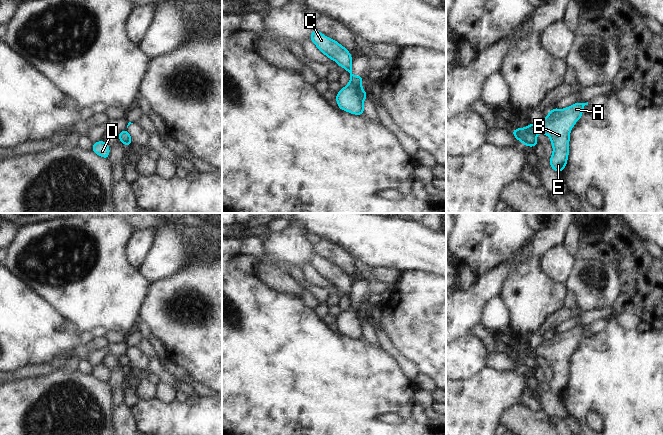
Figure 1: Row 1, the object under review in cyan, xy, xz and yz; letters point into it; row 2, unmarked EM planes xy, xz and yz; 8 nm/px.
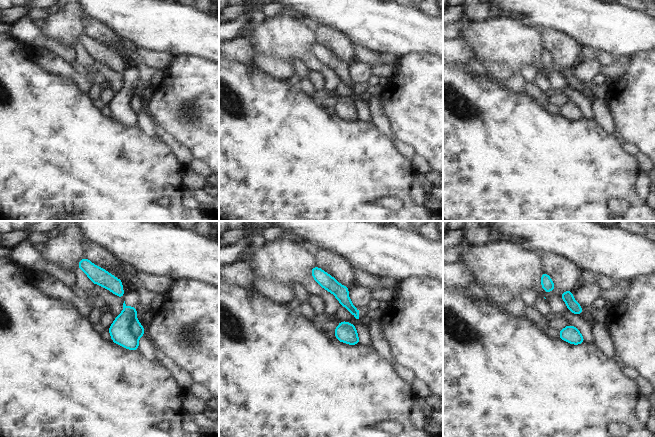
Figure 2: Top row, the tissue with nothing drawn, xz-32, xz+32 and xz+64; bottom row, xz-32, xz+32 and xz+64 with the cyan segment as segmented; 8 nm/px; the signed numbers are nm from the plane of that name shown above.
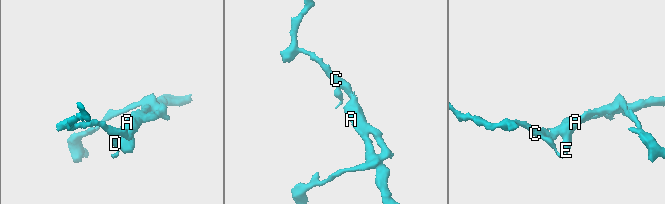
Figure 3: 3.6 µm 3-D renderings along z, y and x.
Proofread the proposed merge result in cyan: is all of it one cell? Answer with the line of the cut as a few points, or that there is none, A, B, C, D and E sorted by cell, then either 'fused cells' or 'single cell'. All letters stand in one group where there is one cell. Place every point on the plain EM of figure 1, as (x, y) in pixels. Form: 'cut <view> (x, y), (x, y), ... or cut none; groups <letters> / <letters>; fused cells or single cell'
cut xz (362, 303), (358, 312), (358, 321), (362, 326); groups A B E / C D; fused cells

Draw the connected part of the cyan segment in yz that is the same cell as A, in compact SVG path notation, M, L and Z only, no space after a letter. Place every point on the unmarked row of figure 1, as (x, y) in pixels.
M577 326L558 335L550 335L537 348L528 348L528 358L546 358L551 363L553 377L550 381L550 392L562 396L566 391L569 378L570 356L583 339L583 331L587 327Z

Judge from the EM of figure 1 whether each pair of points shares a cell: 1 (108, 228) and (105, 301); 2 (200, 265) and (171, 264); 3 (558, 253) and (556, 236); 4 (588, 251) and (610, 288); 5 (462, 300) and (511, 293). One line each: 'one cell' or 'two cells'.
1: one cell
2: two cells
3: two cells
4: two cells
5: two cells

